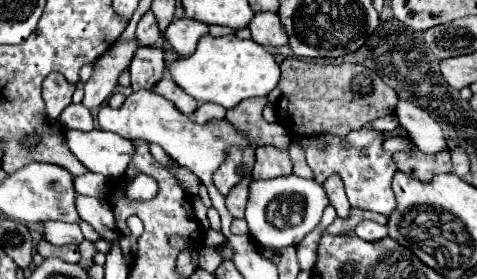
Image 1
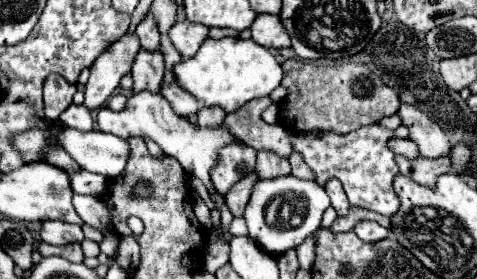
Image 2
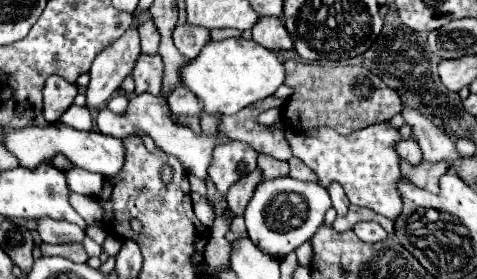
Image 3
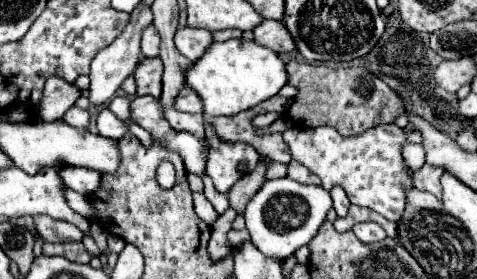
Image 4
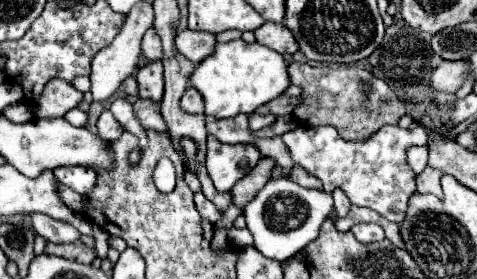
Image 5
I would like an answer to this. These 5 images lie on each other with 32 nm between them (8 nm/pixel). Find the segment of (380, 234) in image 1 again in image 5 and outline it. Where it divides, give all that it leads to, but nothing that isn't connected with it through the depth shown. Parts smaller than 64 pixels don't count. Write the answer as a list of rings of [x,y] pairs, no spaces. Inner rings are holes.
[[[356,224],[356,226],[352,226],[352,232],[364,244],[384,240],[384,230],[378,224]]]

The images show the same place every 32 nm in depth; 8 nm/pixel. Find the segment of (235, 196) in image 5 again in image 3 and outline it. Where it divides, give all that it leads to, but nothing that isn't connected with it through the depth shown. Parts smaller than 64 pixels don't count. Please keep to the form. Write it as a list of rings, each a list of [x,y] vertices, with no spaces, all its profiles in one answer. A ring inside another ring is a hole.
[[[256,168],[254,172],[250,172],[248,176],[240,178],[226,194],[226,202],[228,202],[228,210],[234,214],[234,216],[242,216],[244,214],[244,208],[248,204],[248,200],[252,198],[252,192],[256,188],[256,184],[262,182],[262,176],[260,176],[260,170]]]

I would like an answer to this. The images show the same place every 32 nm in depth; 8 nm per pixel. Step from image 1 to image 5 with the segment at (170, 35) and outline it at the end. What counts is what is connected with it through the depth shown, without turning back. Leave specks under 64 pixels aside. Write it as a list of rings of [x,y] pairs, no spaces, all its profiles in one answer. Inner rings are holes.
[[[190,28],[176,34],[176,48],[194,64],[202,62],[214,50],[214,34],[210,32],[192,32]]]

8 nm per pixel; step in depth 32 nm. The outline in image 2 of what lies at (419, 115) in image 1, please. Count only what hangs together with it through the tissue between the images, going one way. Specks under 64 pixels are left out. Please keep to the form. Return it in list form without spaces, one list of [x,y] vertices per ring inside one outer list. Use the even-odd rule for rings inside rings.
[[[400,104],[398,116],[402,118],[402,124],[410,130],[410,140],[416,142],[422,156],[426,158],[450,156],[448,136],[430,116],[426,116],[414,104]]]

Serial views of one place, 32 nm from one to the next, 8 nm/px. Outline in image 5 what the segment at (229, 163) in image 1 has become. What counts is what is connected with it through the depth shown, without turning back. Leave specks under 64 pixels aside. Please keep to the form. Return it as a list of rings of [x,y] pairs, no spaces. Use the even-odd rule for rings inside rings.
[[[208,136],[206,170],[220,192],[228,192],[258,160],[260,152],[252,144],[220,144],[214,136]]]

